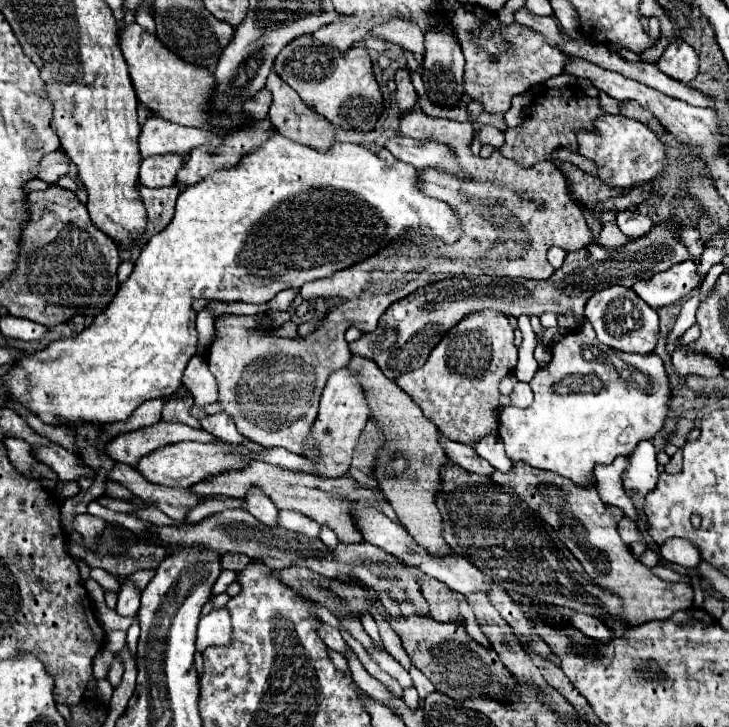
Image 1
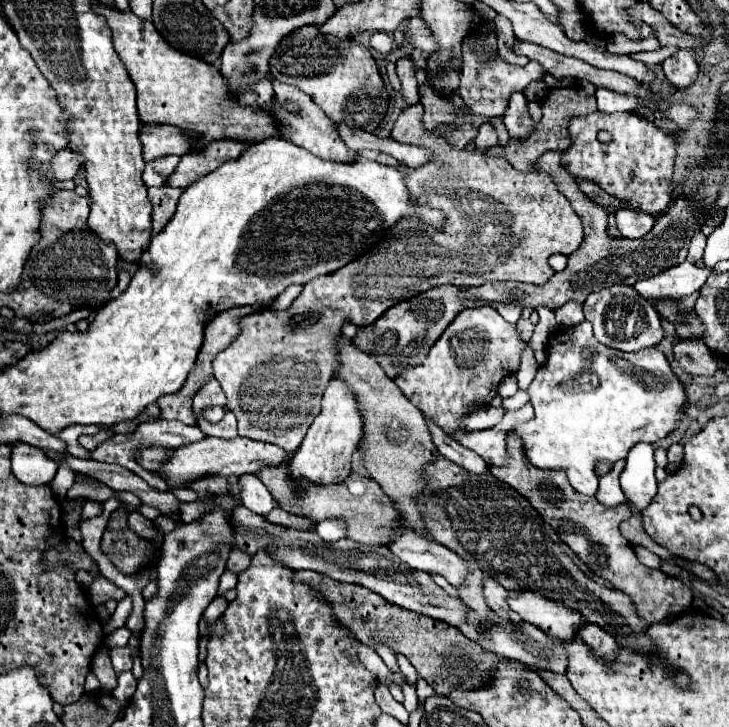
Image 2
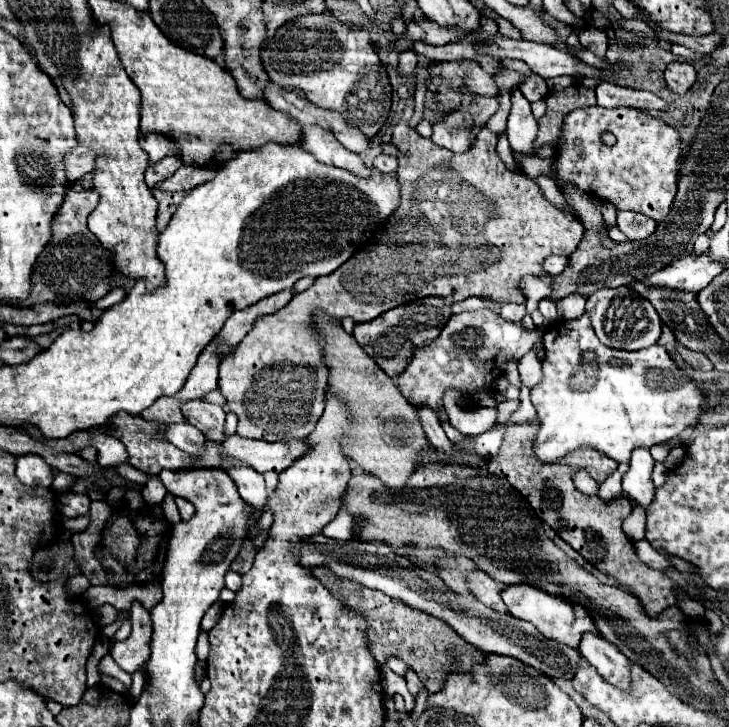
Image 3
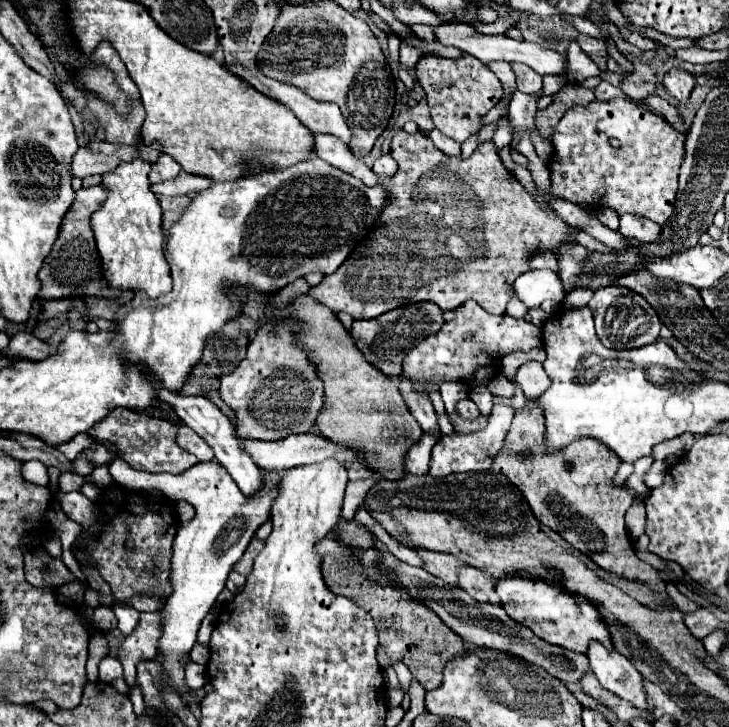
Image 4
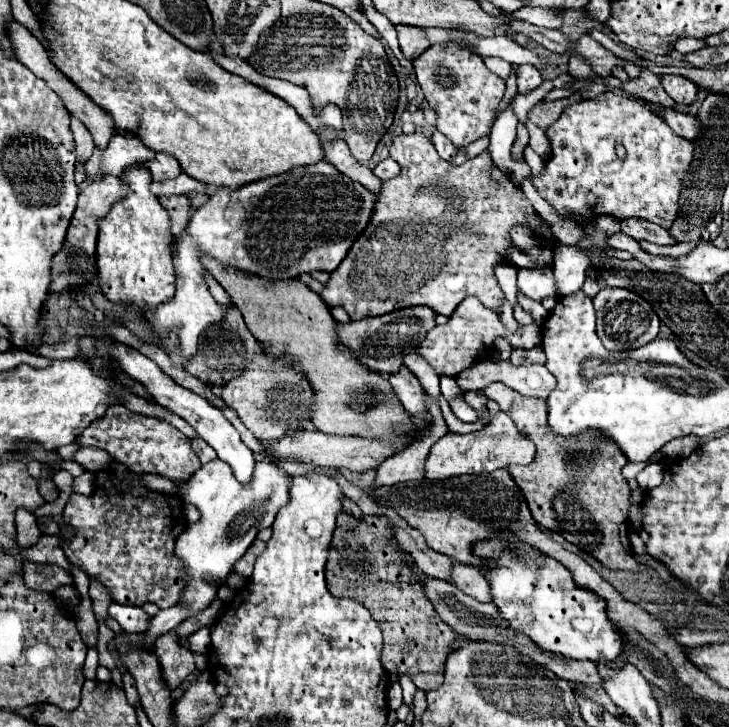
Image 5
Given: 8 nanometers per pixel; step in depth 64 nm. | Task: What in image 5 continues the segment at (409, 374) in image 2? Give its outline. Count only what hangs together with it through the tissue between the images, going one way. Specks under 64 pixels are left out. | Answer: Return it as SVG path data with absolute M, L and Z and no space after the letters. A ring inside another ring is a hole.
M466 298L460 302L460 306L454 310L454 314L450 316L450 322L444 326L438 326L434 330L430 330L424 338L424 342L418 346L418 356L424 358L436 372L438 376L458 376L464 368L470 368L474 362L478 362L480 358L486 358L496 342L496 338L506 338L510 342L512 348L534 348L542 342L540 338L540 326L536 324L528 324L528 326L520 326L518 332L510 332L500 316L488 308L484 308L480 304L480 300Z

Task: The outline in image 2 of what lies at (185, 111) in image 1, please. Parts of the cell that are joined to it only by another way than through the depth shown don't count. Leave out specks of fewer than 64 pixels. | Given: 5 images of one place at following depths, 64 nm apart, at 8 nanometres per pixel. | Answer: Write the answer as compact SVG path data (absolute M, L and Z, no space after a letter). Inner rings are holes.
M96 4L96 10L106 16L108 26L112 28L114 48L136 86L138 112L144 124L172 124L200 132L204 136L204 144L222 138L260 142L270 136L278 136L268 112L232 104L232 100L228 100L228 88L224 88L224 78L220 72L210 64L176 52L166 40L162 40L152 22L142 22L132 12L124 14L104 4Z

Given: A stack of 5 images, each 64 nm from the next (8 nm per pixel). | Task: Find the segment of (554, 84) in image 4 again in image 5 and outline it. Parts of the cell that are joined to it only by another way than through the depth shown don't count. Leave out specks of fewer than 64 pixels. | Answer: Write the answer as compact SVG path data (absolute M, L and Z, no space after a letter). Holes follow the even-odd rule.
M544 80L536 90L532 90L530 94L516 94L514 102L512 102L512 110L518 116L518 120L522 124L528 122L528 112L530 108L534 108L550 90L554 90L554 82L552 80ZM530 146L524 148L524 160L528 162L532 176L540 176L540 174L544 172L544 160L542 160Z

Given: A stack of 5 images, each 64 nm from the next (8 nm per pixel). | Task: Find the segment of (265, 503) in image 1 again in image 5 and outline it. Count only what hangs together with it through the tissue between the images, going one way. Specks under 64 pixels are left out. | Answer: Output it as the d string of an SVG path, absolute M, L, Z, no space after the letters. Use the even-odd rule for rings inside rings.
M124 344L112 346L110 356L116 360L116 366L118 366L122 372L126 372L128 376L132 376L134 380L140 380L140 384L146 386L146 390L150 392L150 396L152 396L158 404L170 408L174 414L178 414L180 418L184 418L184 420L196 430L196 434L198 434L202 440L206 440L206 442L216 450L218 458L224 460L224 462L232 468L236 480L240 480L242 484L248 484L248 482L252 480L254 464L256 464L254 452L242 442L242 438L240 438L240 434L236 432L236 428L224 418L224 414L222 414L216 406L212 406L212 404L210 404L208 400L204 400L202 396L198 396L198 394L194 394L194 392L190 392L190 390L178 386L170 376L166 376L166 374L156 366L156 362L152 362L150 358L146 358L146 356L140 354L140 352L128 352L128 348L126 348Z

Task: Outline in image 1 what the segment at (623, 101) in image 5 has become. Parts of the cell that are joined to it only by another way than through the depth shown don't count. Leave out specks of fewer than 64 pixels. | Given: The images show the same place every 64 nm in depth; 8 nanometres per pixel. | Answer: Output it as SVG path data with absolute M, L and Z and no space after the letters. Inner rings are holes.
M606 114L594 122L594 128L596 132L578 132L578 152L598 164L598 176L604 178L606 184L630 188L634 184L652 182L662 172L666 158L664 142L658 140L656 134L642 122Z

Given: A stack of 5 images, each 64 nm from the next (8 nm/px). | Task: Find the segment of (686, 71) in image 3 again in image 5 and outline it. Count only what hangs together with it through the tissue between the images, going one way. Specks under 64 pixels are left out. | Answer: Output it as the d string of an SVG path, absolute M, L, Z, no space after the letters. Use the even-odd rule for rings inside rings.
M666 74L660 78L662 80L662 86L666 90L666 94L678 102L678 104L692 104L696 100L696 92L698 92L698 86L692 84L692 80L684 78L684 76L678 76L678 74Z

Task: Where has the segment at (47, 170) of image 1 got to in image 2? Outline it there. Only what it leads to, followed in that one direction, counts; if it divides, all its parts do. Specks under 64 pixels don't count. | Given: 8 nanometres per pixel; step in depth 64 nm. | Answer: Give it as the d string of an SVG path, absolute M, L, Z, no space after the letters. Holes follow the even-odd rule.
M64 148L60 150L52 160L50 160L50 168L52 168L52 178L54 180L72 180L76 176L76 172L80 170L80 156L76 156L72 150Z

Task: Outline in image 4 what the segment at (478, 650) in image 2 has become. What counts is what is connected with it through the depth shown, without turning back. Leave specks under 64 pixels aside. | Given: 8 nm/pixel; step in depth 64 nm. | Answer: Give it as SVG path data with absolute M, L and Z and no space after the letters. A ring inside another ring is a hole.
M326 556L322 560L322 576L326 586L334 594L350 598L356 606L364 608L372 616L380 638L376 658L382 668L394 664L396 660L402 660L426 690L436 690L442 684L442 672L446 664L454 658L468 656L468 648L464 646L460 636L456 636L436 614L432 614L430 608L424 608L424 604L412 600L406 592L392 588L386 578L378 582L366 580L360 574L358 558L350 558L344 566L340 566L332 556Z

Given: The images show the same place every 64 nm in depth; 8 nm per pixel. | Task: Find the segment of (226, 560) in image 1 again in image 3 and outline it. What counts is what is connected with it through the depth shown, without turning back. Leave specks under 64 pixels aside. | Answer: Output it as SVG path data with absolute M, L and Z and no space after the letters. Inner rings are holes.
M246 539L243 544L242 550L238 552L240 556L236 556L236 560L230 564L230 570L238 572L238 574L246 574L254 562L254 556L256 556L256 550L250 540Z

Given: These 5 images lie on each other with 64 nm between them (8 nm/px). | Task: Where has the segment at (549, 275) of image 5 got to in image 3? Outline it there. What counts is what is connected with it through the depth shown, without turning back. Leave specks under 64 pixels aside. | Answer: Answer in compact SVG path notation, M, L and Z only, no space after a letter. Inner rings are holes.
M546 276L546 278L540 278L540 280L522 280L520 282L520 288L524 290L524 296L526 296L526 310L528 314L532 314L538 306L538 302L546 296L550 296L552 292L552 276Z

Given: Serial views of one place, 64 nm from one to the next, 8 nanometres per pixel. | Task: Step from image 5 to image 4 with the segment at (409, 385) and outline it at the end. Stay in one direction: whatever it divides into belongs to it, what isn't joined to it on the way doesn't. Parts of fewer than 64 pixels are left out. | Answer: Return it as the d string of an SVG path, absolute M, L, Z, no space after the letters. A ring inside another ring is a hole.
M400 380L400 392L412 412L412 416L418 420L418 424L422 426L424 432L436 436L436 440L442 438L440 430L438 430L438 422L436 422L436 412L430 400L424 400L424 396L416 396L416 392L412 392L412 388L408 388L408 384L404 384L404 380Z

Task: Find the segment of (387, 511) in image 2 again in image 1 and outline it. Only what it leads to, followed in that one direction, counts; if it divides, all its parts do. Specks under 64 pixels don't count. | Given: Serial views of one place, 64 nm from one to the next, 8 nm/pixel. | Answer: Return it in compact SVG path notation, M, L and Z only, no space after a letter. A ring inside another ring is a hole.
M252 460L248 462L244 468L240 470L226 470L220 474L212 474L208 478L204 478L202 482L192 486L196 494L224 494L230 498L246 498L246 494L252 488L260 488L278 510L296 510L302 512L306 516L310 516L312 520L316 520L318 524L326 524L328 528L334 530L334 534L338 536L338 542L342 544L356 544L360 542L360 532L356 532L354 524L352 524L352 514L350 514L350 504L354 500L360 502L368 502L374 504L374 496L370 490L358 486L352 478L342 476L342 478L318 478L312 474L302 474L302 472L290 472L266 462L258 462Z

